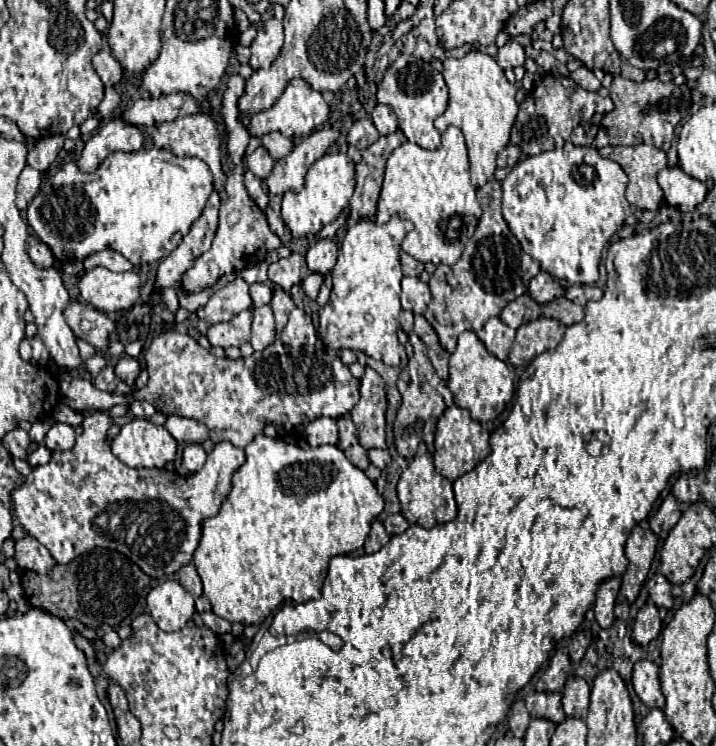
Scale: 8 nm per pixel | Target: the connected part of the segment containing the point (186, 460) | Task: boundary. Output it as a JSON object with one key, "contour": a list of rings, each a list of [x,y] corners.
{"contour":[[[187,445],[183,449],[183,463],[181,463],[179,473],[181,475],[197,473],[205,465],[205,459],[207,459],[207,453],[205,453],[205,449],[201,445]]]}

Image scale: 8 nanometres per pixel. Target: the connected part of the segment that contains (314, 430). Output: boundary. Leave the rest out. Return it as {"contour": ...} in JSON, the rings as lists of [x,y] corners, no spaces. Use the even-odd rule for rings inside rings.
{"contour":[[[319,417],[305,427],[305,439],[309,445],[335,445],[337,443],[337,425],[335,419]]]}

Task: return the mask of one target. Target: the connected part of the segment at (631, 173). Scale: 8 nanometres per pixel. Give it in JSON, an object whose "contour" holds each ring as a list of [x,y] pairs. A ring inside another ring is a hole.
{"contour":[[[639,143],[631,147],[603,147],[599,153],[623,167],[629,177],[627,201],[639,209],[657,211],[663,201],[663,191],[657,183],[657,173],[667,167],[665,151]]]}

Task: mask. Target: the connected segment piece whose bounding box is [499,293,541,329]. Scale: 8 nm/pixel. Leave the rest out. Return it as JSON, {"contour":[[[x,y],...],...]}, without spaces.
{"contour":[[[525,293],[525,295],[521,295],[521,297],[517,297],[515,301],[511,301],[503,311],[501,311],[501,315],[499,315],[499,319],[503,321],[503,323],[507,323],[509,327],[513,327],[513,329],[517,329],[523,321],[525,321],[525,313],[529,315],[531,313],[531,317],[537,317],[537,315],[541,315],[541,311],[539,311],[539,305]]]}

